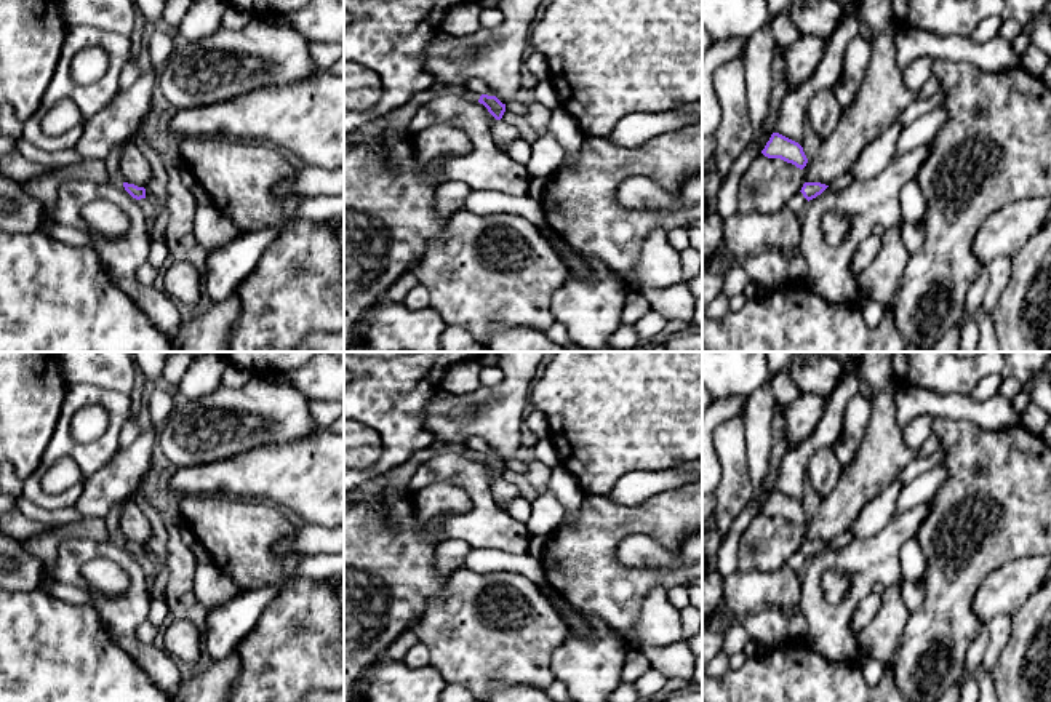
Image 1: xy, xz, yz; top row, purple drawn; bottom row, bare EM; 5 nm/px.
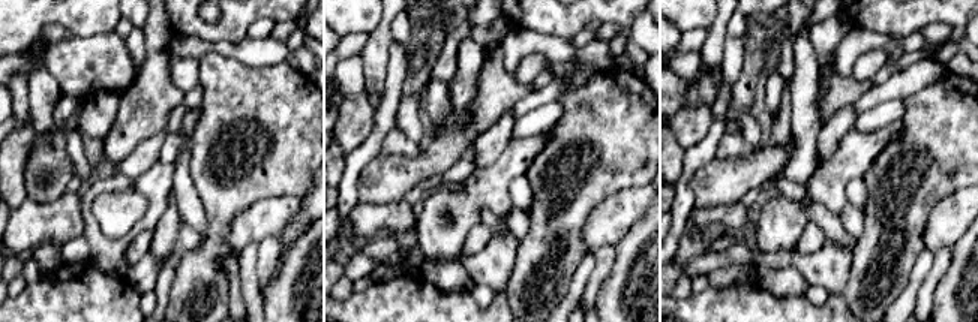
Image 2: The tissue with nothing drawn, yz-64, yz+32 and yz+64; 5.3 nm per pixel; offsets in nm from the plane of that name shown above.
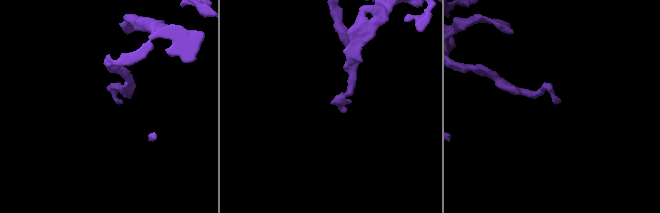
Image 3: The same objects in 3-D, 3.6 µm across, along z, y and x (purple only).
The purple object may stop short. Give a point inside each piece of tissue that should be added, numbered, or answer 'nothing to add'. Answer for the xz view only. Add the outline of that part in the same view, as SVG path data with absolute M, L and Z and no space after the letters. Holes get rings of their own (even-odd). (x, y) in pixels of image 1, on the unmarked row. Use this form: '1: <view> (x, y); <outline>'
1: xz (503, 491); M501 477L501 478L496 478L496 480L493 481L491 489L493 489L493 497L494 497L494 501L496 501L502 509L506 507L506 504L507 504L509 501L512 501L512 499L515 499L515 497L520 496L520 489L518 489L515 485L509 483L507 480L504 480L502 477Z

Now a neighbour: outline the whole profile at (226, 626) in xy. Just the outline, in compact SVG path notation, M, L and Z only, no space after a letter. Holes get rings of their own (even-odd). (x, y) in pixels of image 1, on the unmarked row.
M278 585L246 590L206 611L203 648L210 659L219 662L229 657L235 646L253 630L277 593Z

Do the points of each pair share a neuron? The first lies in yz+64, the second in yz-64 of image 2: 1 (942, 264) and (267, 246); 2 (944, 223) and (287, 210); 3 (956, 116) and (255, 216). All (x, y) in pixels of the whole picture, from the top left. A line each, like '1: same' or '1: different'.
1: same
2: same
3: different

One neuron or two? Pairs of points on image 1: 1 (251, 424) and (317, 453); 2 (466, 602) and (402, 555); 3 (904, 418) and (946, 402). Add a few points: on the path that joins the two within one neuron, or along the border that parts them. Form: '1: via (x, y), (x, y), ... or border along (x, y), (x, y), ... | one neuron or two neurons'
1: border along (322, 429), (307, 438), (259, 445), (255, 450) | two neurons
2: border along (448, 578), (421, 616) | two neurons
3: via (914, 408), (919, 403), (936, 403) | one neuron

